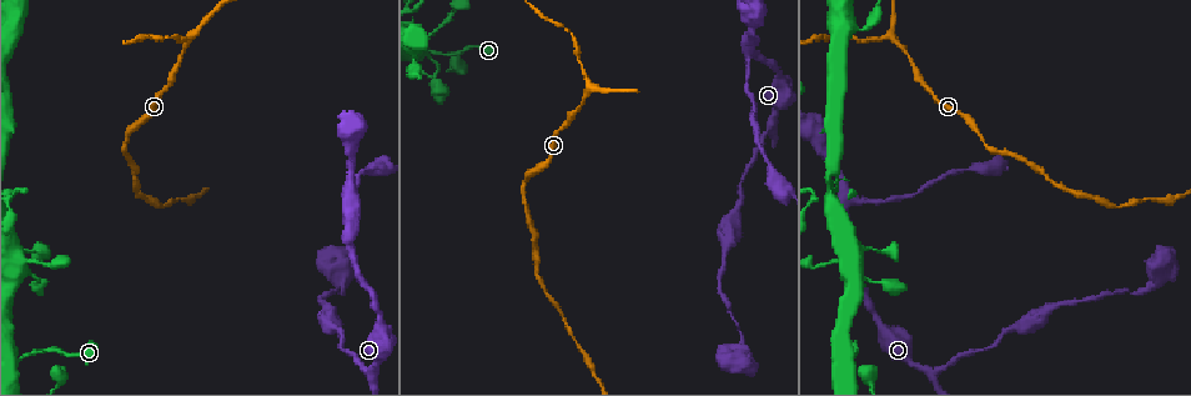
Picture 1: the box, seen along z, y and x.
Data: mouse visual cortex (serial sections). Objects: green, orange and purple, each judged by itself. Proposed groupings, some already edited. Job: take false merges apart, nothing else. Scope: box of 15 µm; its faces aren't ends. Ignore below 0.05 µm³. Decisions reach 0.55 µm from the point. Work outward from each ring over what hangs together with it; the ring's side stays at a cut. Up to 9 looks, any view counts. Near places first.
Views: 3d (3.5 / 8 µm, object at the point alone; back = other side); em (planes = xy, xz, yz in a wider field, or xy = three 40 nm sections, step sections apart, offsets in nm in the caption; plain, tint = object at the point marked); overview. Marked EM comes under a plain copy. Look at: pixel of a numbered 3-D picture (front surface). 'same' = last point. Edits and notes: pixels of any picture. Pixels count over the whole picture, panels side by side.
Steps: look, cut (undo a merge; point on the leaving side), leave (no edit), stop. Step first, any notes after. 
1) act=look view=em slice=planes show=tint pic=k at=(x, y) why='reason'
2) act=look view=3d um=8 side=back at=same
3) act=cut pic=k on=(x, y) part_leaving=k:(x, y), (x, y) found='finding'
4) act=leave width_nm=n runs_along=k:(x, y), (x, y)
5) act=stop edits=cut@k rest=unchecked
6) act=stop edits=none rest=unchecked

act=look view=3d um=3.5 pic=1 at=(22, 261)

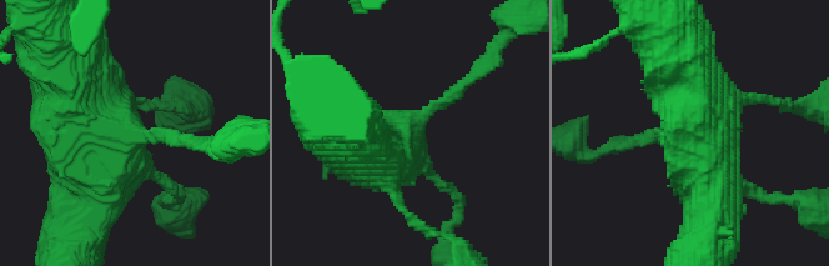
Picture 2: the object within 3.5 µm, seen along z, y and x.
act=look view=em slice=xy step=5 show=tint pic=2 at=(403, 126)

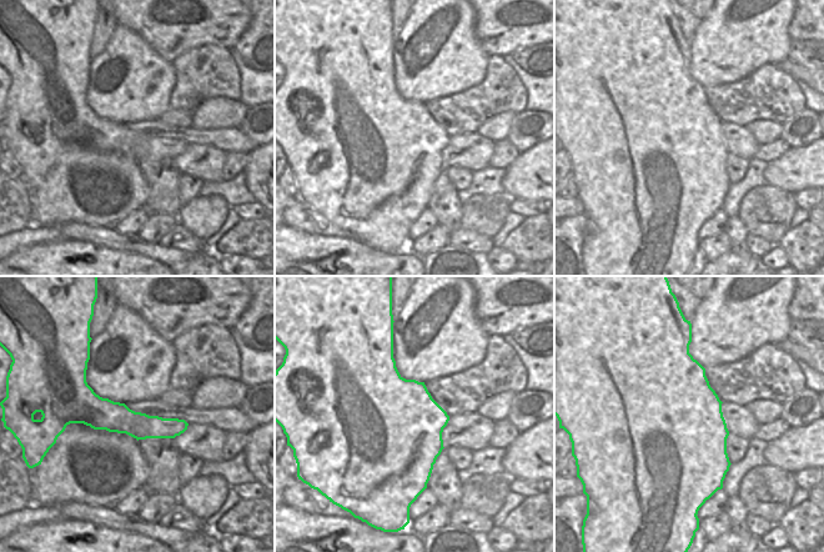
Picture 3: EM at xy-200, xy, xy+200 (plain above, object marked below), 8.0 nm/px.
act=look view=em slice=xy step=3 show=tint at=same

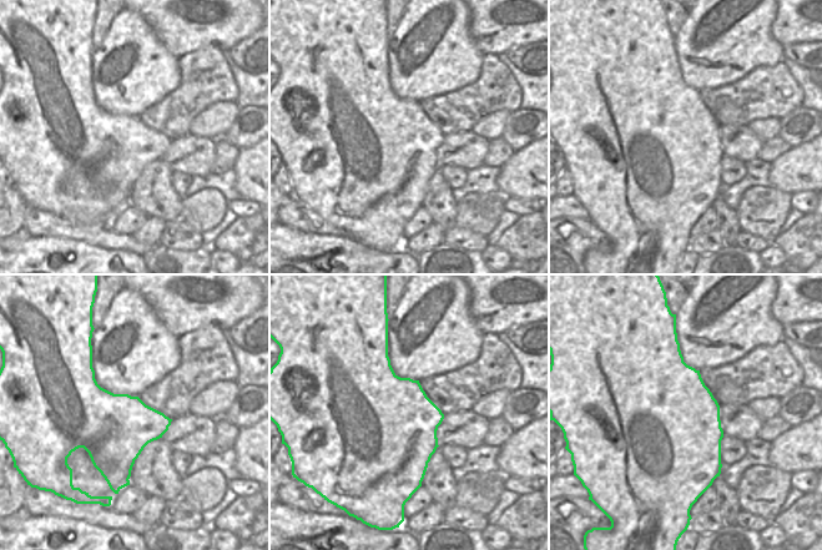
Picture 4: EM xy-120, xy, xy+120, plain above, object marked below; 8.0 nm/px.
act=leave found='all the same cell'

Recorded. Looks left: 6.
act=look view=3d um=3.5 pic=1 at=(847, 201) why='thick turns thin'

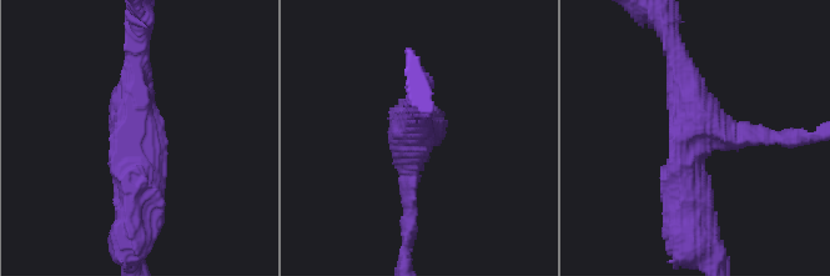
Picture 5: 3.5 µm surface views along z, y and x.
act=look view=em slice=planes show=tint pic=5 at=(138, 135) arms=3 arm_widths_nm=150,350,500

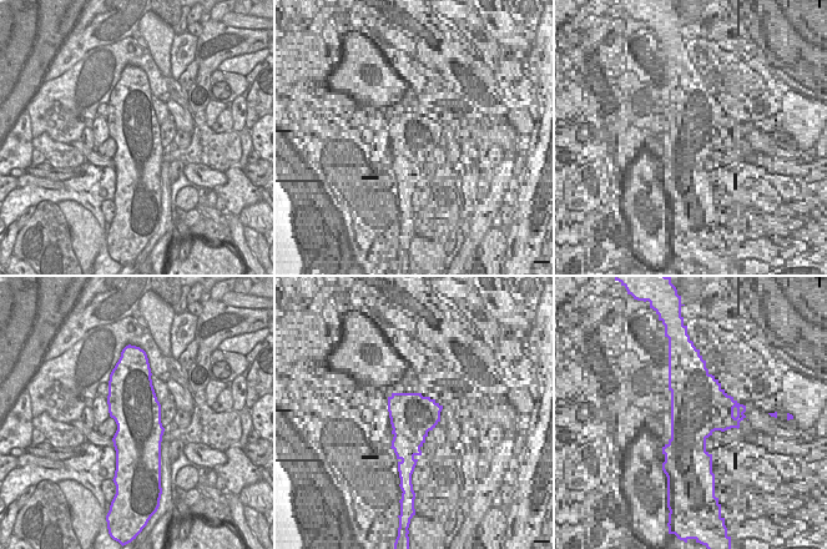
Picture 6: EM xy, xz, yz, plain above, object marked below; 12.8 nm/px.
act=leave runs_along=5:(690, 212), (699, 133), (674, 51) found='continuous, no second cell'

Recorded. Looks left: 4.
act=look view=em slice=planes show=tint pic=1 at=(354, 141) why='thick turns thin'

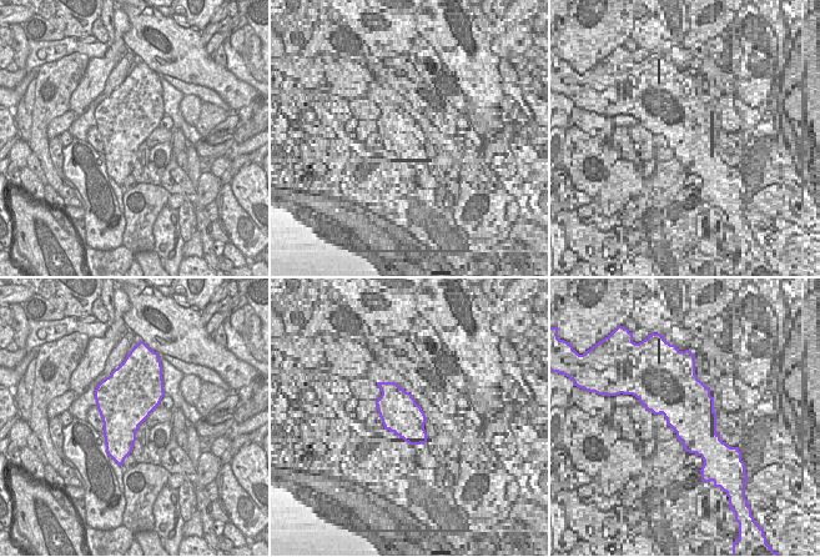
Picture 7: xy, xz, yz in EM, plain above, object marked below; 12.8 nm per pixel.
act=look view=3d um=3.5 at=same why='wider look'

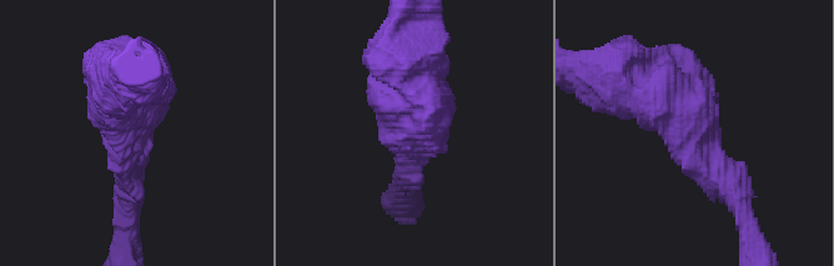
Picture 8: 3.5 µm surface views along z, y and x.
act=leave runs_along=8:(739, 200), (686, 111), (634, 78) found='continuous, no second cell'

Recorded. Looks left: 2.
act=look view=3d um=8 pic=1 at=(1014, 325) why='sudden change in width'

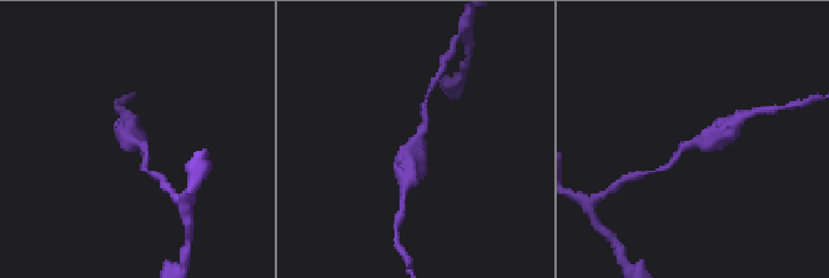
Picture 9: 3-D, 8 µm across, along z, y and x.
act=look view=em slice=xy step=3 show=tint pic=9 at=(699, 144) arm_widths_nm=200,600 why='now the EM'

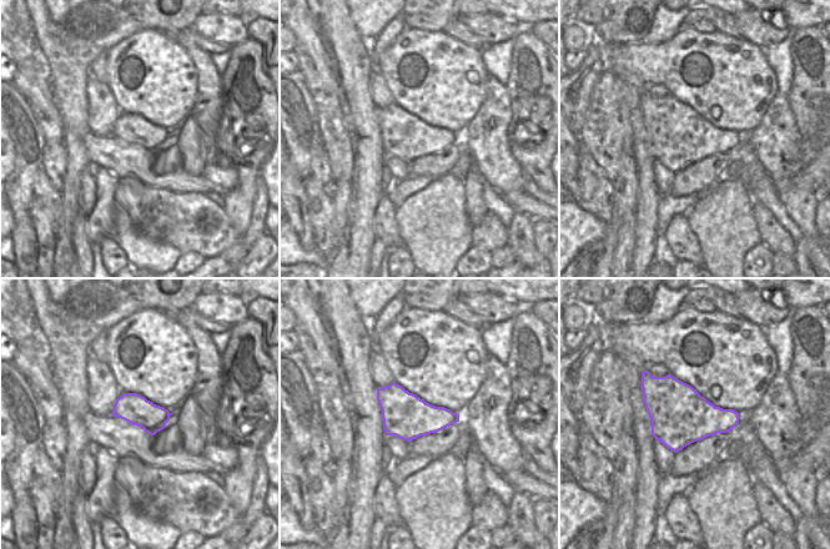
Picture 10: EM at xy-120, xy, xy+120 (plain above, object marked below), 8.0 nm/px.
act=leave found='continuous, no second cell'

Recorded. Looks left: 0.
act=stop edits=none rest=unchecked

